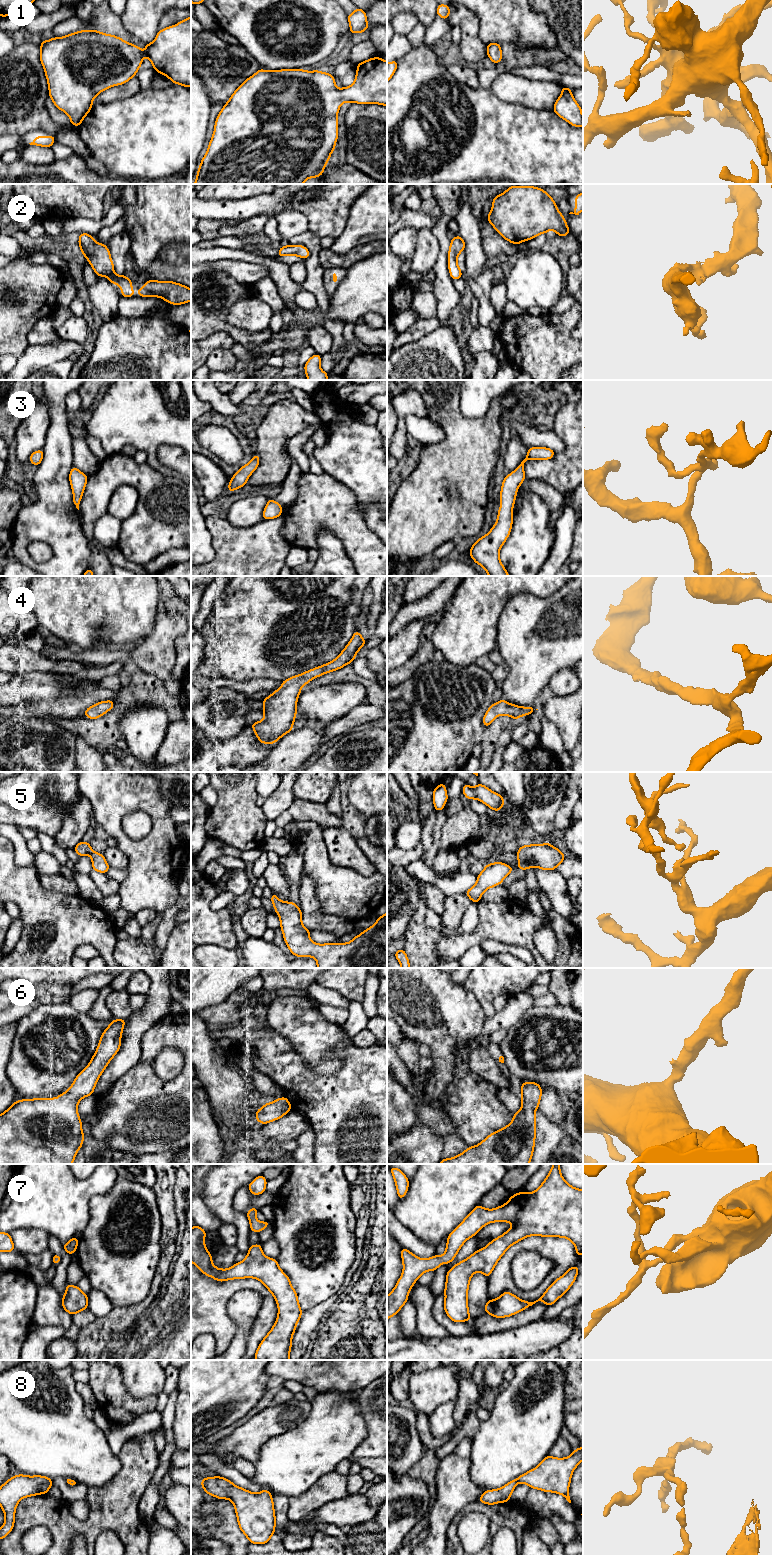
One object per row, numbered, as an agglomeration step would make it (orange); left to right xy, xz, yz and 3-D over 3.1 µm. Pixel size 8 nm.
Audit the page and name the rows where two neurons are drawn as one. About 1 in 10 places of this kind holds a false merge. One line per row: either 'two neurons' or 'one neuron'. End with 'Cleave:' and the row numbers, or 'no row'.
1: one neuron
2: one neuron
3: one neuron
4: one neuron
5: one neuron
6: one neuron
7: one neuron
8: one neuron
Cleave: no row

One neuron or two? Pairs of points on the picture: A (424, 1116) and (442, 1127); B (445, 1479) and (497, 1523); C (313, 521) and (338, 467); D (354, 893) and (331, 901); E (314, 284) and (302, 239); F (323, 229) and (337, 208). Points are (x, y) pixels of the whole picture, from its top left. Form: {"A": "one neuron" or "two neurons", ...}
{"A": "one neuron", "B": "two neurons", "C": "two neurons", "D": "one neuron", "E": "one neuron", "F": "one neuron"}

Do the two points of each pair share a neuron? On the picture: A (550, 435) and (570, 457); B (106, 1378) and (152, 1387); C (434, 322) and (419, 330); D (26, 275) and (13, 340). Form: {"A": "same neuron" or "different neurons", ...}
{"A": "different neurons", "B": "different neurons", "C": "same neuron", "D": "same neuron"}

